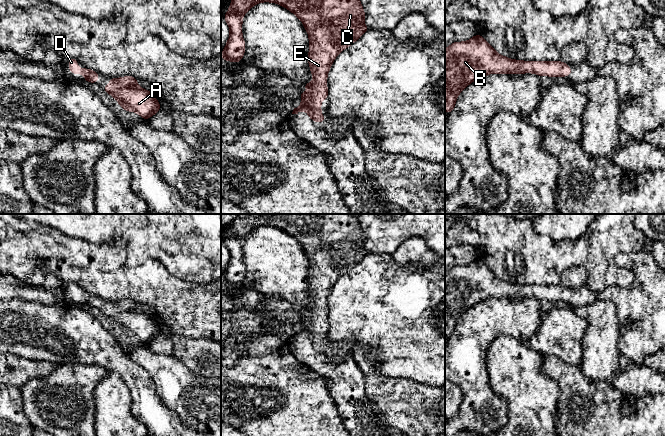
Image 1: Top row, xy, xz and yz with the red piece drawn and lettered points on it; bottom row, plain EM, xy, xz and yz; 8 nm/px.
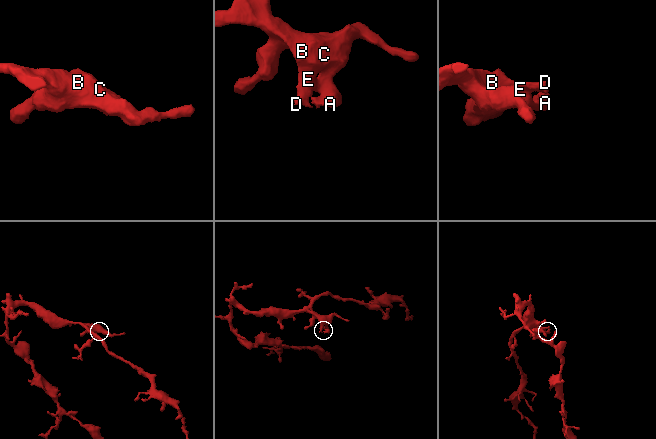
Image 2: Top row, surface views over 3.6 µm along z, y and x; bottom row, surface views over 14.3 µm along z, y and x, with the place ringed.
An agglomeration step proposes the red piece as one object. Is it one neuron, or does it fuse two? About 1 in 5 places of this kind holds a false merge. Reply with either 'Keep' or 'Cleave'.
Keep

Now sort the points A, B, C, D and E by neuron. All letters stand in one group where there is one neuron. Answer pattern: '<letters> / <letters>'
A B C D E

